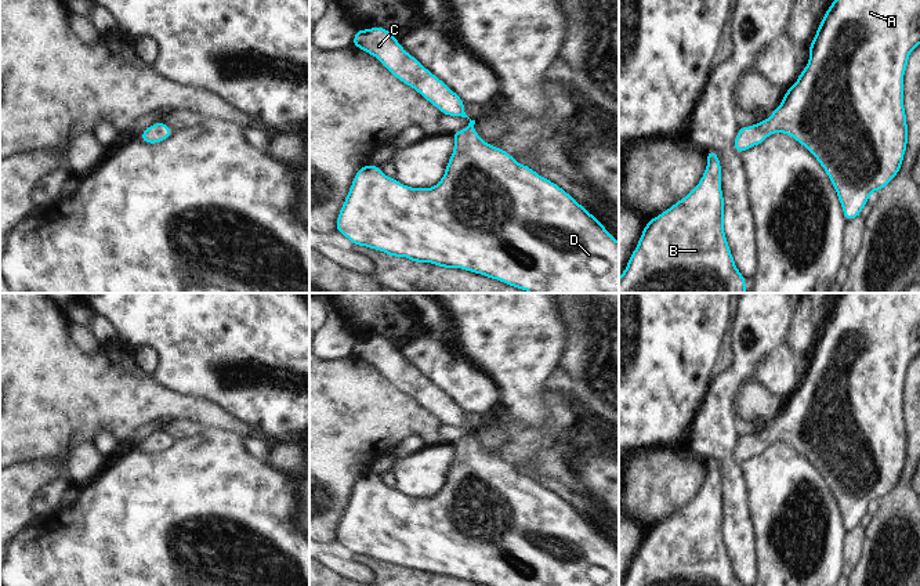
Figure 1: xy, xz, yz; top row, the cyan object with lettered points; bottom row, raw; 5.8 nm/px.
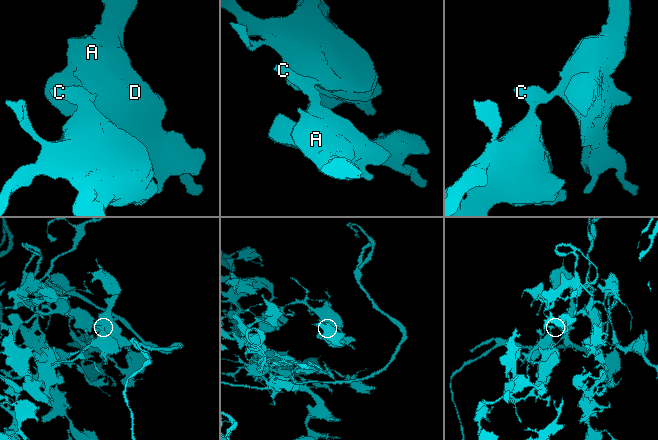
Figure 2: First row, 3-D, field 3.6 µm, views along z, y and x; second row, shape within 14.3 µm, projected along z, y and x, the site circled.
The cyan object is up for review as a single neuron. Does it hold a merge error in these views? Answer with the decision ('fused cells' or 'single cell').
single cell

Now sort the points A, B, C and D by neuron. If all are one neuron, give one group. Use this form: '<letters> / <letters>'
A B C D

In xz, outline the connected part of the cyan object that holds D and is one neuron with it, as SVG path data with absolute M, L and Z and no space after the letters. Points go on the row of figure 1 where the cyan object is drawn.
M470 119L466 129L452 134L454 146L448 160L443 177L431 188L412 188L403 185L394 177L387 177L380 166L366 163L355 173L351 188L336 220L336 231L344 235L354 246L366 246L377 252L384 252L391 257L406 257L413 263L431 263L439 268L461 268L472 274L481 274L489 279L497 279L511 287L528 290L529 293L619 293L619 242L590 214L577 200L575 200L559 185L542 177L536 170L518 163L507 151L483 141L474 129L475 120Z

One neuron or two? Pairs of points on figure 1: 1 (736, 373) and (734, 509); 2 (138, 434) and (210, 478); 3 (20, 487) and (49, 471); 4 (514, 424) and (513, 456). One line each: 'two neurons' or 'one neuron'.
1: one neuron
2: two neurons
3: one neuron
4: two neurons

